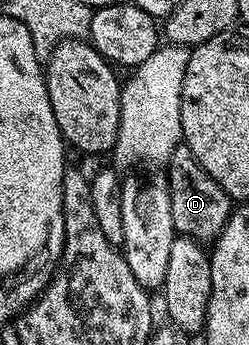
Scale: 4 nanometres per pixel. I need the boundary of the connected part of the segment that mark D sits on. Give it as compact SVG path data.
M184 145L171 153L167 164L167 178L174 232L186 239L195 239L202 245L212 244L229 220L231 200L228 193L197 164L195 153L191 153L191 149Z

